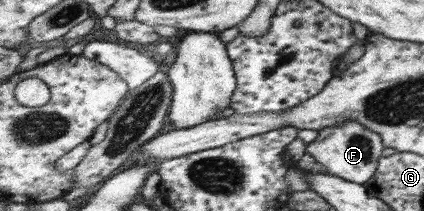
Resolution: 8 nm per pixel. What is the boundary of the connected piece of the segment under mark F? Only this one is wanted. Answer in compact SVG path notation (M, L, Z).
M343 122L341 126L329 126L318 132L317 138L307 147L307 152L316 159L331 175L335 175L349 182L365 184L371 181L375 172L379 170L379 160L383 156L385 145L381 134L373 132L355 122Z

